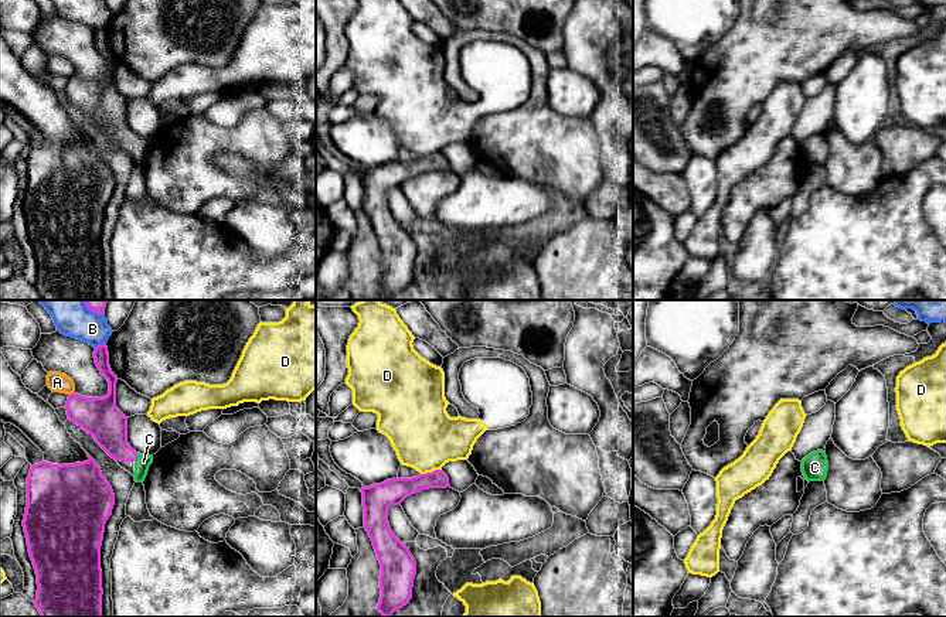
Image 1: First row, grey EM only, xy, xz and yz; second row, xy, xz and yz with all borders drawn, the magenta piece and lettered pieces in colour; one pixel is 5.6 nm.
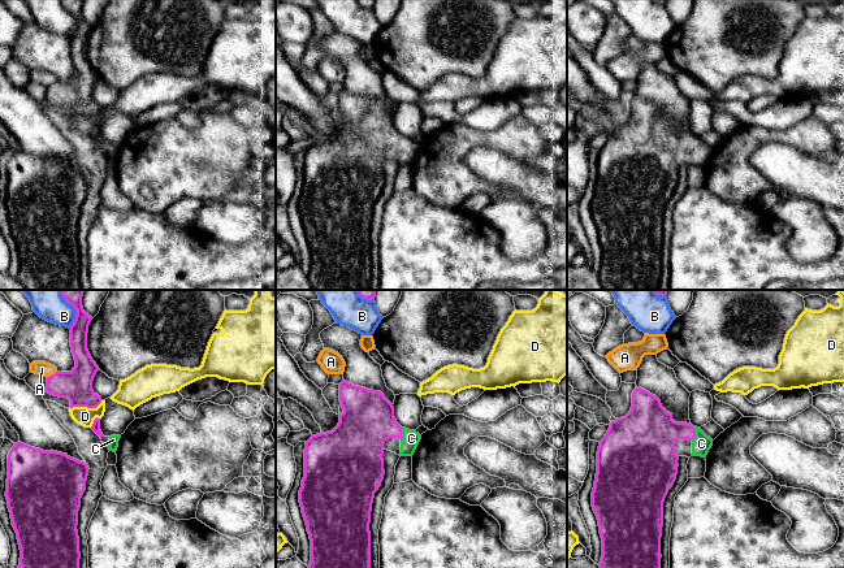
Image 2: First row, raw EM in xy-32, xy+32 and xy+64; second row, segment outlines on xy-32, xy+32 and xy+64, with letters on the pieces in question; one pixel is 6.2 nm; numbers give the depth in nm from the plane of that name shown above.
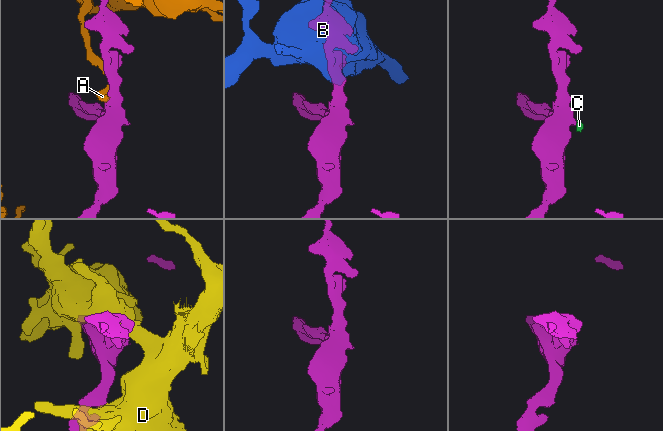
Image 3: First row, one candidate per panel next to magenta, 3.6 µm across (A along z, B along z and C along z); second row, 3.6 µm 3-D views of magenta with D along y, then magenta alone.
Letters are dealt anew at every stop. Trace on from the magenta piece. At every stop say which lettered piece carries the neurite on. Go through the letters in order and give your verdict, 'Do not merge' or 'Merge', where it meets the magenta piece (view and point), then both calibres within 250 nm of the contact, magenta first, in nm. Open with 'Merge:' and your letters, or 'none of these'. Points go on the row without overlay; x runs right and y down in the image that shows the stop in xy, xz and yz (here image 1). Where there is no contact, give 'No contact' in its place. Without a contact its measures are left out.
Merge: C
A: Do not merge. Touches magenta at xy (71, 77). Thickness 220 nm (magenta) against 110 nm
B: Do not merge. Touches magenta at xy (99, 29). Thickness 90 nm (magenta) against 160 nm
C: Merge. Touches magenta at xy (136, 140). Thickness 220 nm (magenta) against 90 nm
D: Do not merge. Touches magenta at xz (432, 154). Thickness 150 nm (magenta) against 380 nm

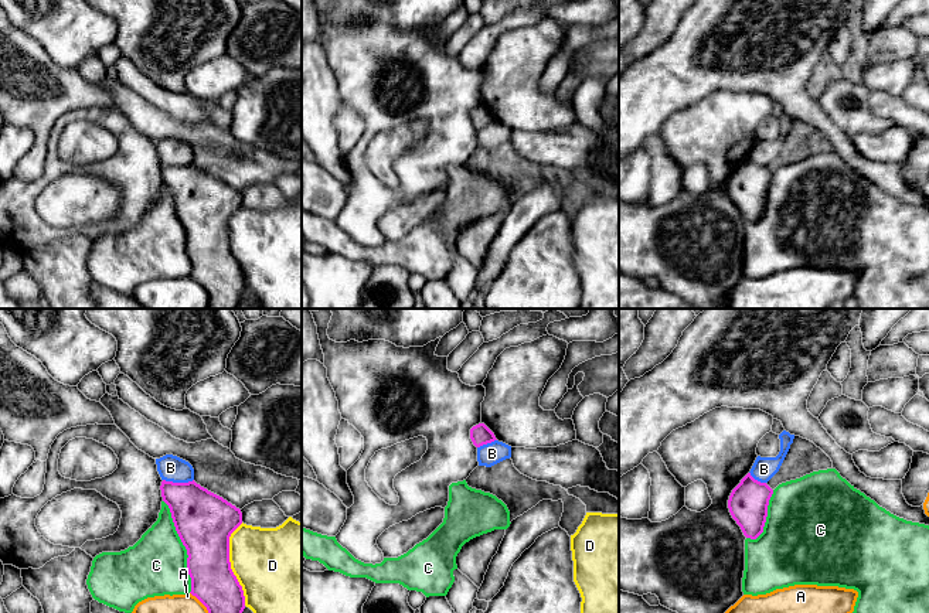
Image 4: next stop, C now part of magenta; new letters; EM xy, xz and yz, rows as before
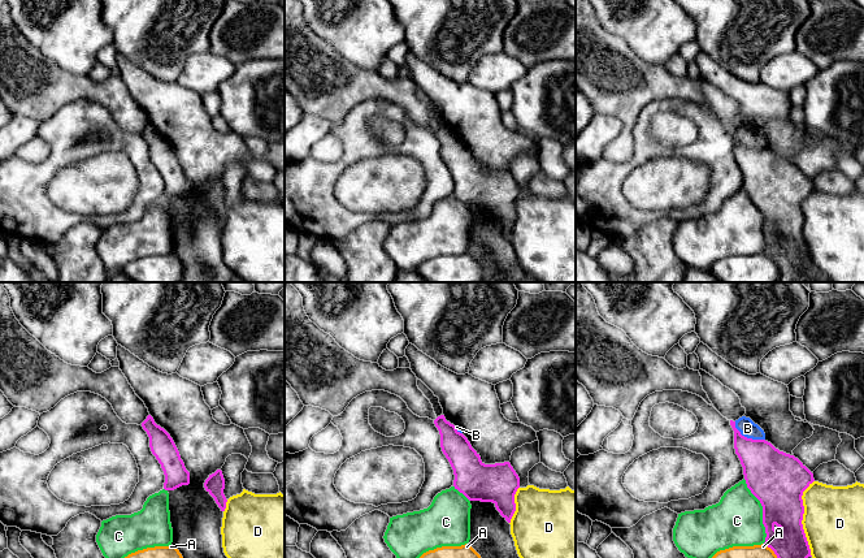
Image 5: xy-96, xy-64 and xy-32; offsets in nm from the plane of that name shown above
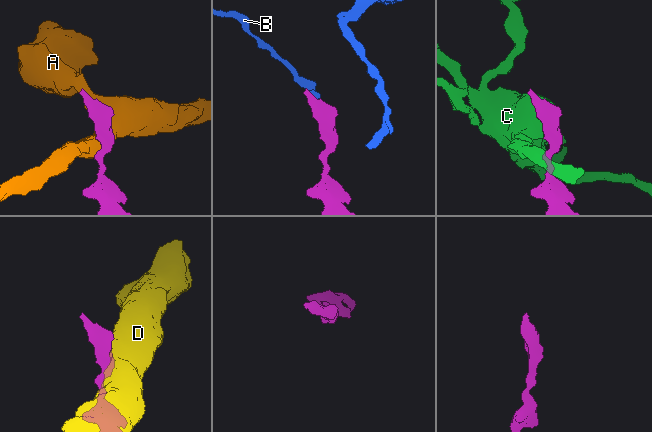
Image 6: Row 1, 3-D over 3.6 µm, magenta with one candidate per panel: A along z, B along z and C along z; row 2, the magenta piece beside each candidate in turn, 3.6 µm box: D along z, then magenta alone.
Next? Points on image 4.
Merge: none of these
A: Do not merge. Touches magenta at xy (207, 292). Thickness 260 nm (magenta) against 340 nm
B: Do not merge. Touches magenta at xy (179, 166). Thickness 320 nm (magenta) against 150 nm
C: Do not merge. Touches magenta at xy (184, 228). Thickness 340 nm (magenta) against 340 nm
D: Do not merge. Touches magenta at xy (230, 247). Thickness 300 nm (magenta) against 440 nm

